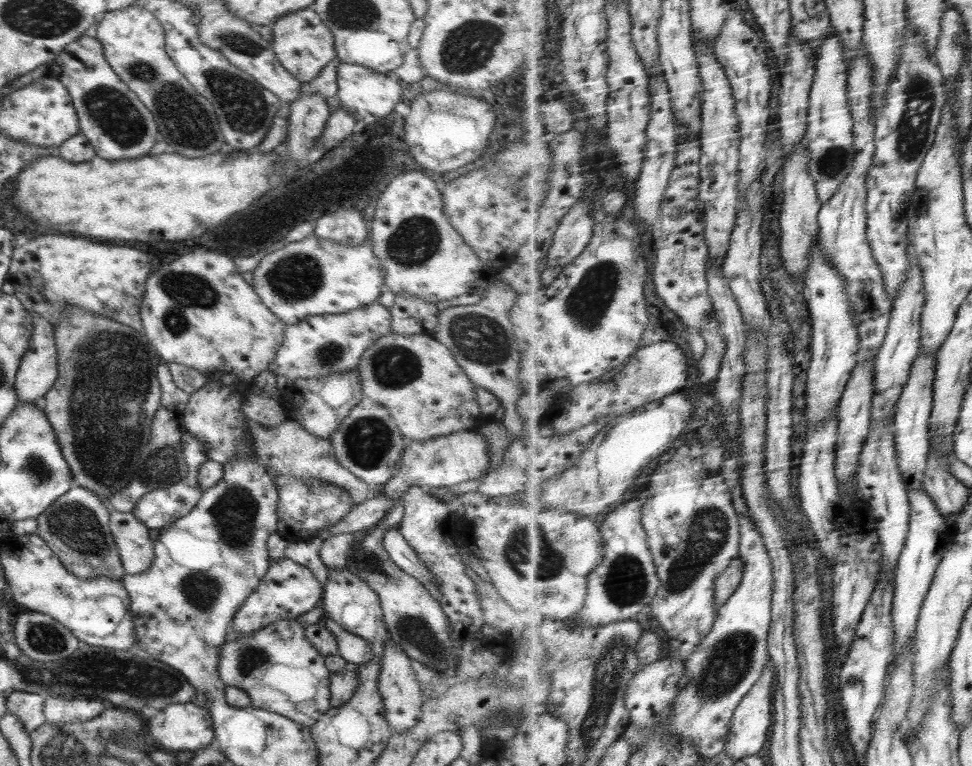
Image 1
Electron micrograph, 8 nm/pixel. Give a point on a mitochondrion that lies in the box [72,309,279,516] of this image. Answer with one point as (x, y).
(161, 464)

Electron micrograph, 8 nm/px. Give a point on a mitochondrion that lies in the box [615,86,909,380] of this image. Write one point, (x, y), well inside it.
(833, 163)

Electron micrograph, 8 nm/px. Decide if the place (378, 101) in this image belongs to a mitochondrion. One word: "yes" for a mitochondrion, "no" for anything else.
no

